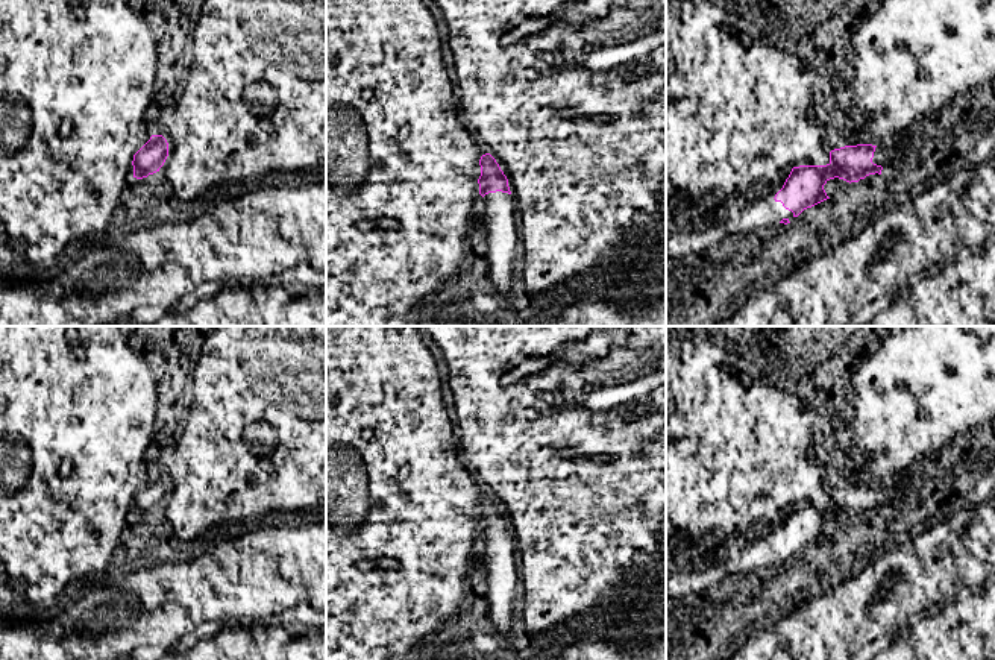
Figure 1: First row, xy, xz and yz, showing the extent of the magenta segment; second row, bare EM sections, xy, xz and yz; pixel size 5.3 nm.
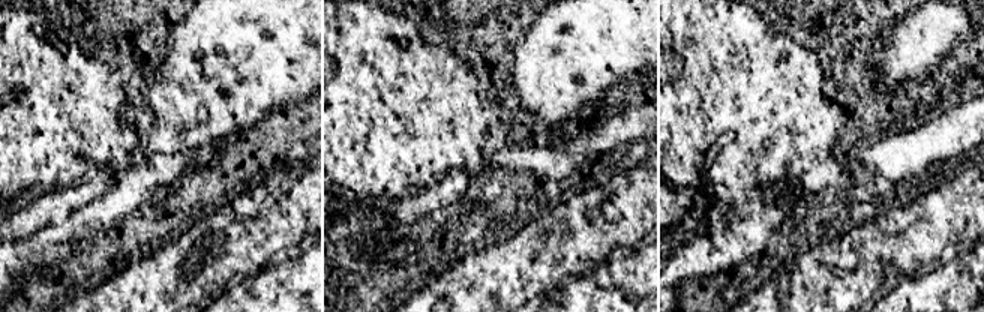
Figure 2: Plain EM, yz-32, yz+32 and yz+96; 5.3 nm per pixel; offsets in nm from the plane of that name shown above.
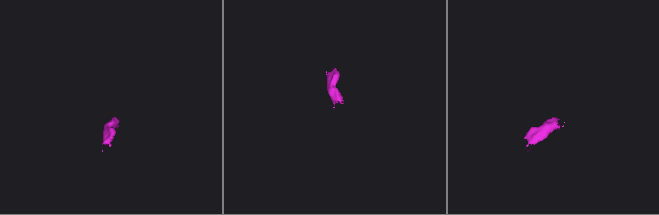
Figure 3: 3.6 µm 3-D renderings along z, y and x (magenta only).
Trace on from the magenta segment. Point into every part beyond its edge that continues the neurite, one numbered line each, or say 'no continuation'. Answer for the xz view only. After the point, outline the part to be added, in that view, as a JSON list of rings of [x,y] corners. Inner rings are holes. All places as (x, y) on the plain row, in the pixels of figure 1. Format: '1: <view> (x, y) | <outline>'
1: xz (498, 562) | [[[496,531],[484,536],[485,551],[479,560],[487,575],[484,607],[501,634],[508,634],[517,610],[514,590],[519,584],[519,566],[514,561],[514,540],[508,533]]]

